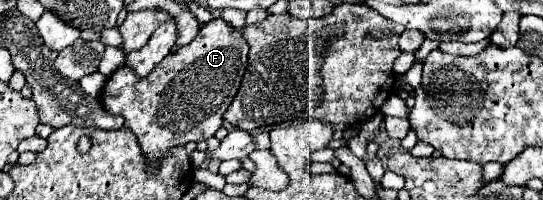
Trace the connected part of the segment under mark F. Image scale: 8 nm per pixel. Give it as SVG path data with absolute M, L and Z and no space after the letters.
M222 18L200 26L198 36L188 46L170 52L146 78L138 80L130 68L118 68L106 82L100 102L106 112L124 116L142 152L150 162L164 158L168 148L186 142L200 142L220 128L222 114L232 104L248 64L248 44L240 30Z

